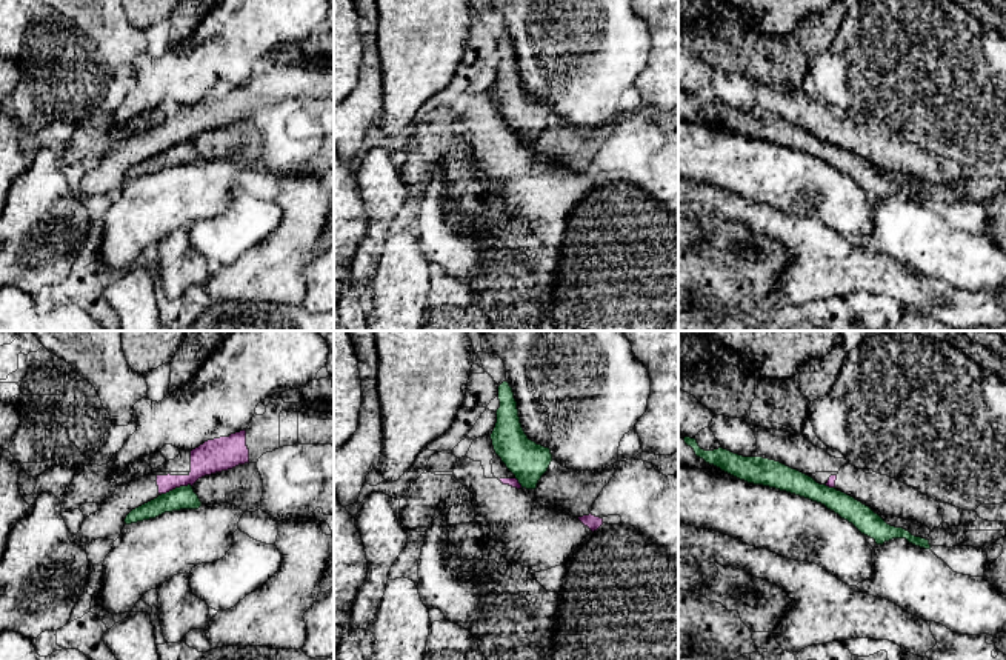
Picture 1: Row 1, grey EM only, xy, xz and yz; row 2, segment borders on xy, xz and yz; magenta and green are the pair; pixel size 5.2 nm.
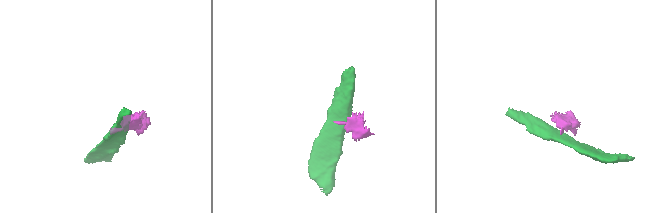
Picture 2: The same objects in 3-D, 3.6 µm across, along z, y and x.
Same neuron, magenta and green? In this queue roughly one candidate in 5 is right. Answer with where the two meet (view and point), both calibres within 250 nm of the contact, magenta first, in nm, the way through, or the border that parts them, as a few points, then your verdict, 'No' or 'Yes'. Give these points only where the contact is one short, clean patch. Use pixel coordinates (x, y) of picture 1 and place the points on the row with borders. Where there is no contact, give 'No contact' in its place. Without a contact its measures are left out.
Touches magenta at xy (176, 486). Thickness 170 nm (magenta) against 120 nm. Boundary: xy (191, 485), (182, 485), (162, 494). No

